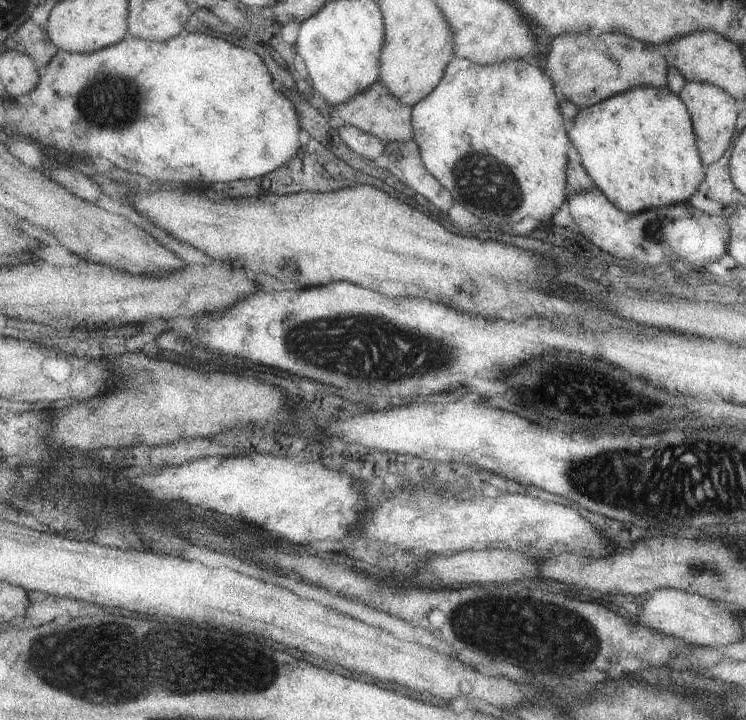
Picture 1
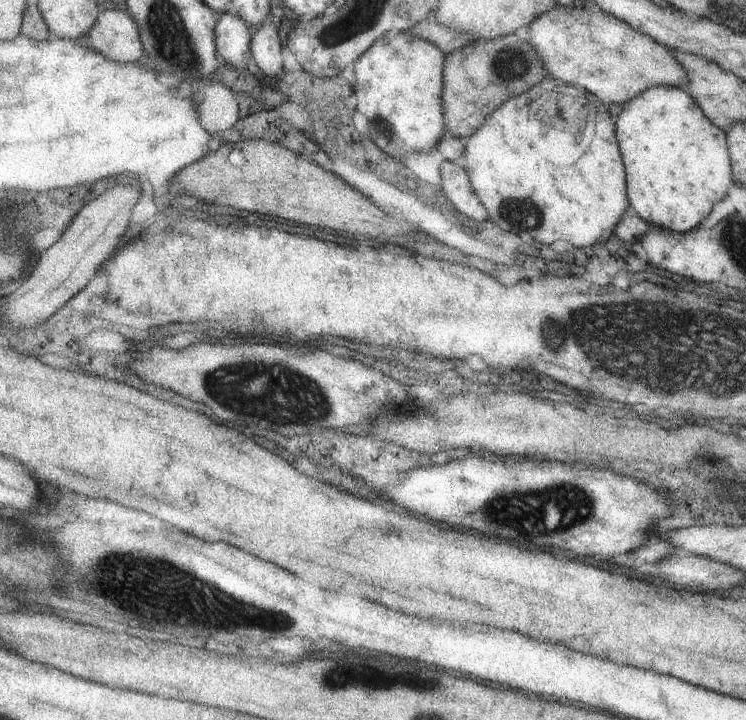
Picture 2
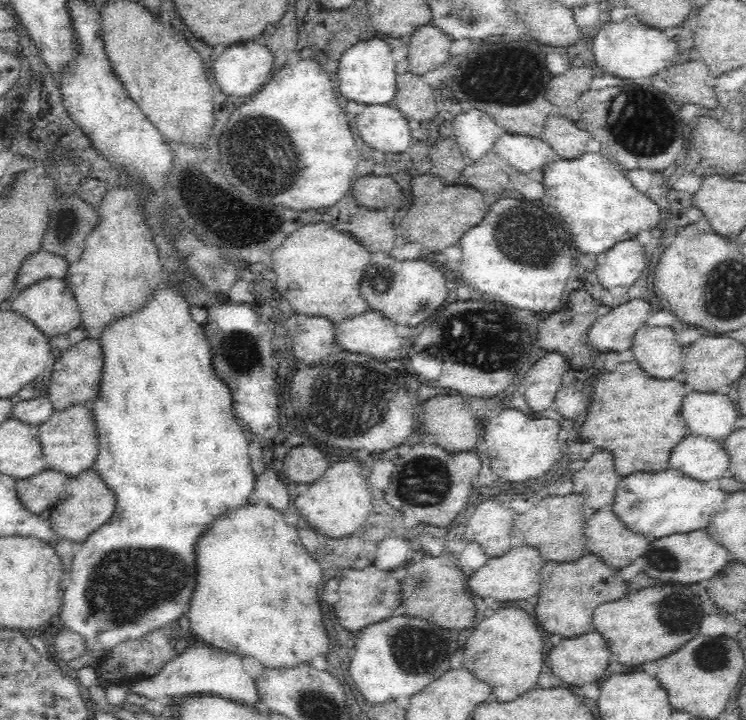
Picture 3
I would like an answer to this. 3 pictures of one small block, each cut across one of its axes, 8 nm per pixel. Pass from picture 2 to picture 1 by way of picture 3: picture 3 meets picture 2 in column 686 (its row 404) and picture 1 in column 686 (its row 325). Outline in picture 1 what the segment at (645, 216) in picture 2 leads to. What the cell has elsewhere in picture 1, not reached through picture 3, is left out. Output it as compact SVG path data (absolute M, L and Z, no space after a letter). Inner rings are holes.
M634 87L600 103L580 108L568 136L578 153L581 167L594 186L625 213L687 202L688 196L697 191L703 181L703 164L698 156L690 117L678 95L672 94L667 87ZM653 142L665 148L653 148Z

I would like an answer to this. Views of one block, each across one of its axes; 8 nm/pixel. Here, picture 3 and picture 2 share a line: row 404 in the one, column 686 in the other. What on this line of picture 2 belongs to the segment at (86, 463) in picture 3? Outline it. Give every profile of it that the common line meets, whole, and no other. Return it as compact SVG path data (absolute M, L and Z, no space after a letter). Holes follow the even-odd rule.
M595 3L583 7L562 7L557 5L553 10L541 15L528 26L529 42L535 45L536 51L543 59L550 76L561 79L563 84L574 84L581 91L595 94L602 103L623 104L649 87L657 85L684 88L688 82L686 70L678 64L669 47L659 44L649 36L631 28L625 21L603 12Z

